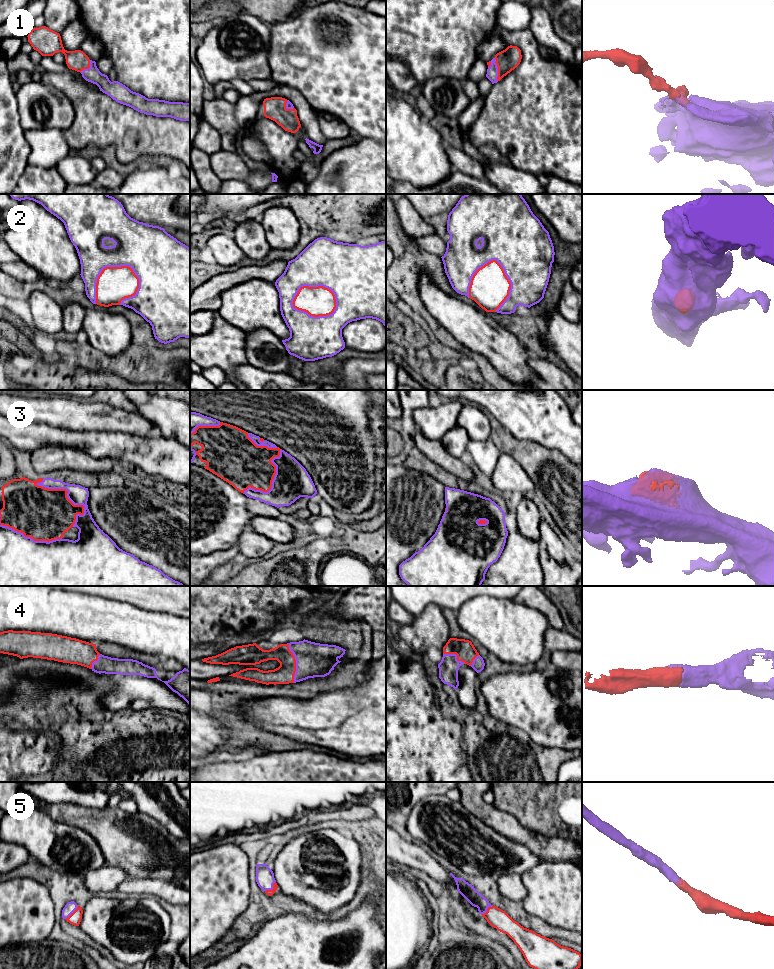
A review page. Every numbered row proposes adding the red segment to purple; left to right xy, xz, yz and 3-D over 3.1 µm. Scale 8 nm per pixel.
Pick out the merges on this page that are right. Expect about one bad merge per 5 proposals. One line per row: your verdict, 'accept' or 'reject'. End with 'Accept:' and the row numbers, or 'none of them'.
1: accept
2: accept
3: accept
4: accept
5: accept
Accept: 1, 2, 3, 4, 5

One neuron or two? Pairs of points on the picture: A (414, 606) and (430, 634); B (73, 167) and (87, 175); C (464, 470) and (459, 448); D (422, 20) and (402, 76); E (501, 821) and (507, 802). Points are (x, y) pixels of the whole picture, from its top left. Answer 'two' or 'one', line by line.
A: two
B: one
C: two
D: two
E: two

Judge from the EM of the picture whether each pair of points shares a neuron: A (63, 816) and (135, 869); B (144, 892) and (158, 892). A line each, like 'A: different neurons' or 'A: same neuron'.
A: same neuron
B: same neuron

